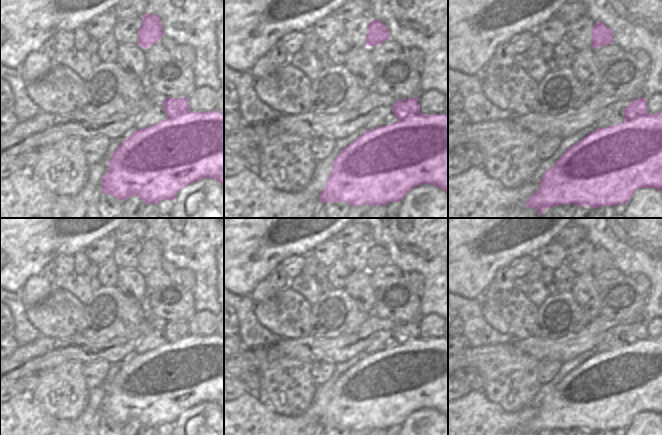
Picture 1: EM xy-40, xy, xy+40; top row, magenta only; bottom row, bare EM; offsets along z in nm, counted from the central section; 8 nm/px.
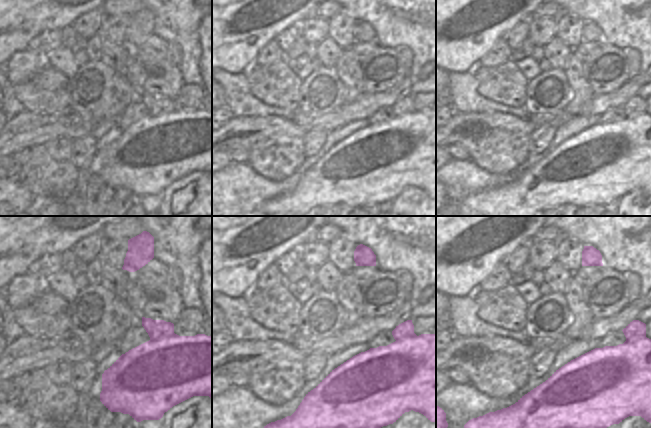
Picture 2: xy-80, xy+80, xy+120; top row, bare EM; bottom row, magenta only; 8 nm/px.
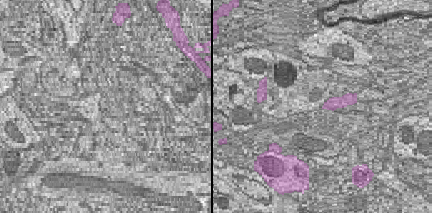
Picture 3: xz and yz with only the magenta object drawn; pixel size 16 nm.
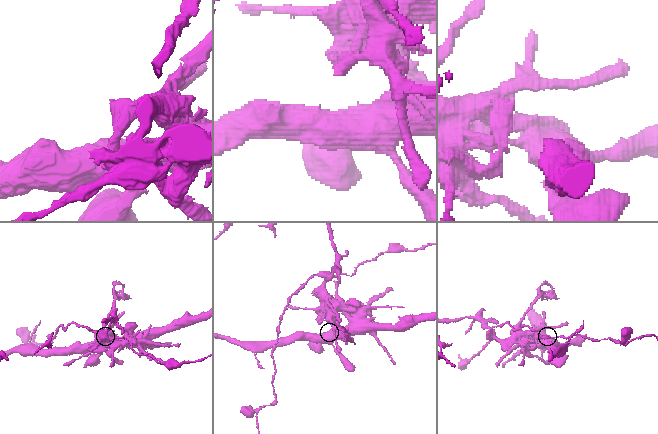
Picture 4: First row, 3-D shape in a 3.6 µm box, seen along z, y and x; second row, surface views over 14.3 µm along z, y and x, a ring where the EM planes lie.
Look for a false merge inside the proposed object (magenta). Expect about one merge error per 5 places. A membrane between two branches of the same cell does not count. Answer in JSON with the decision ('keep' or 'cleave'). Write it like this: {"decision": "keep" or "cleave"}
{"decision": "cleave"}

